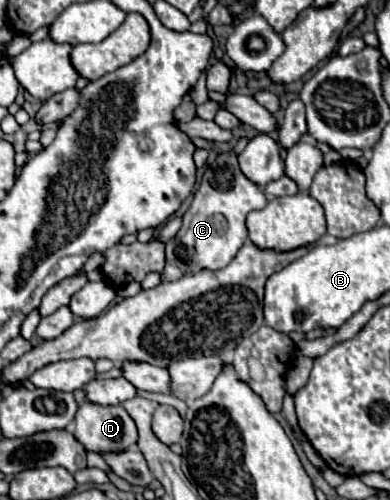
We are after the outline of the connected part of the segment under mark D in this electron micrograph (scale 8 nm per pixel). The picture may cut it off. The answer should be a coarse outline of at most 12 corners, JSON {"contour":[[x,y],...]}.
{"contour":[[84,401],[74,437],[88,451],[122,451],[138,433],[122,405]]}

